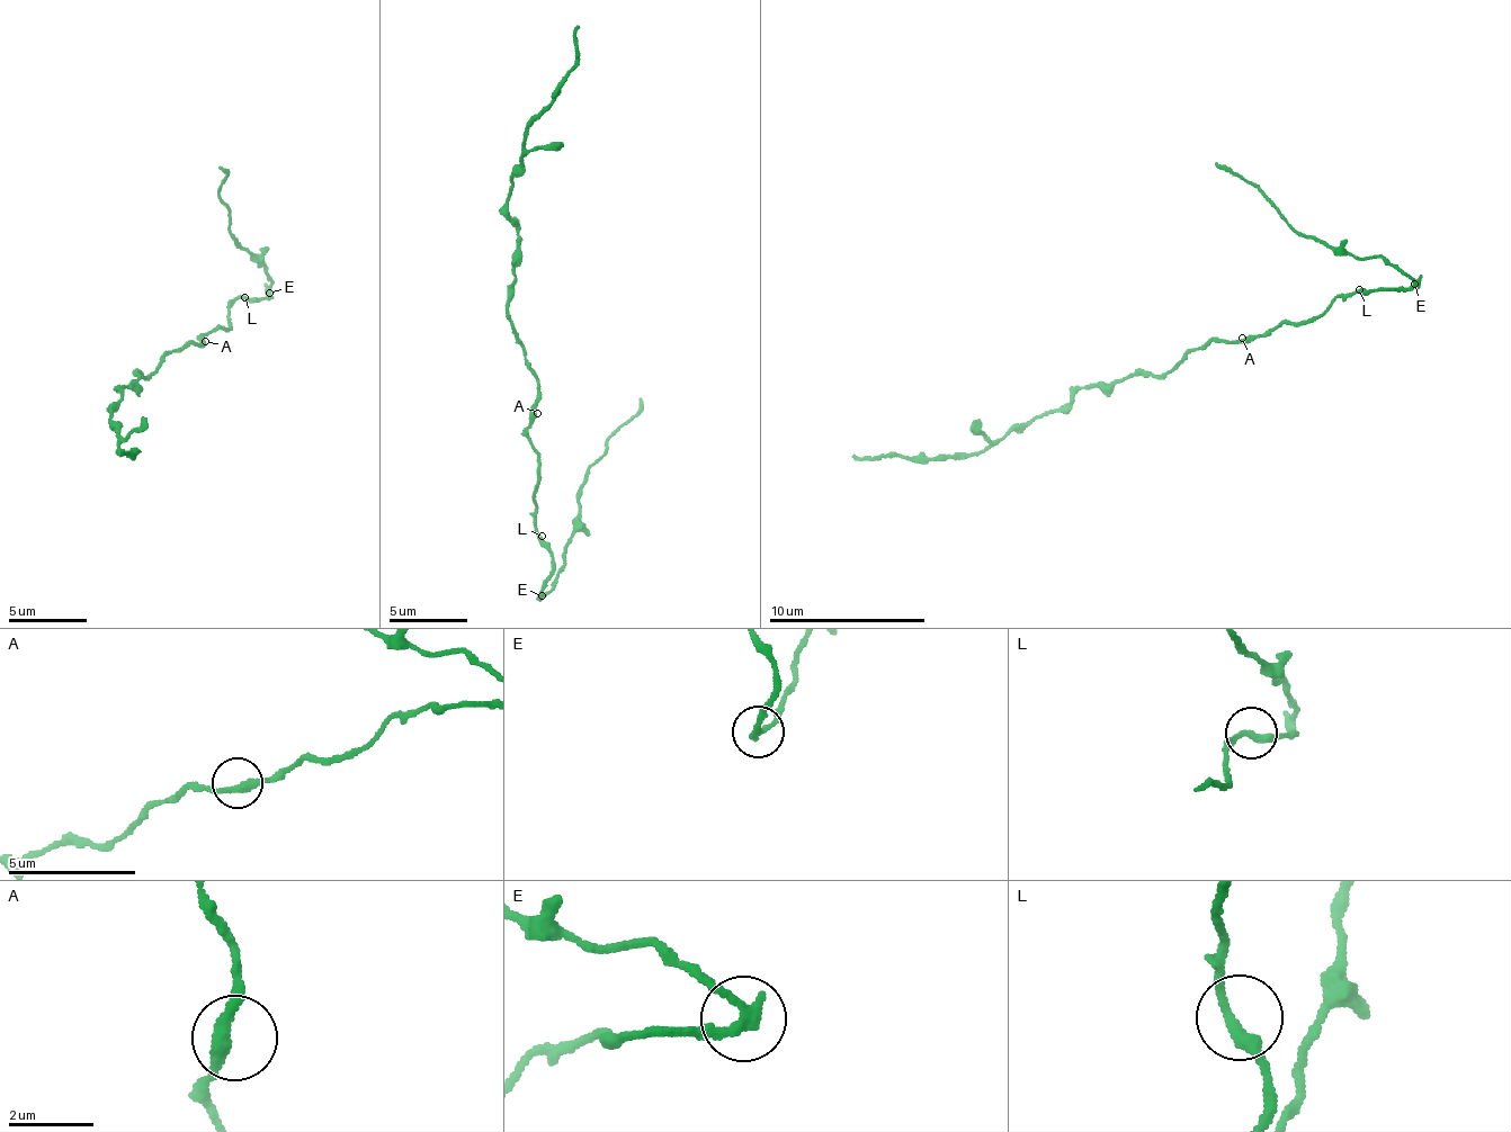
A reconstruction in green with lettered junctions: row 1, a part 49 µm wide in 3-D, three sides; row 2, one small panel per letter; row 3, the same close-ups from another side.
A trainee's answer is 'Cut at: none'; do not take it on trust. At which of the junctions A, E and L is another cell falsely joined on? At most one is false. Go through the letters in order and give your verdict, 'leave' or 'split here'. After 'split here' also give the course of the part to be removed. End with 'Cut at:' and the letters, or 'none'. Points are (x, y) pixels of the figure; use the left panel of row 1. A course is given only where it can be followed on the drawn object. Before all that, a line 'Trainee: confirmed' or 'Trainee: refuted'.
Trainee: refuted
A: leave
E: split here | (268, 294), (264, 266), (251, 261), (234, 244), (217, 196), (226, 172), (218, 168)
L: leave
Cut at: E

